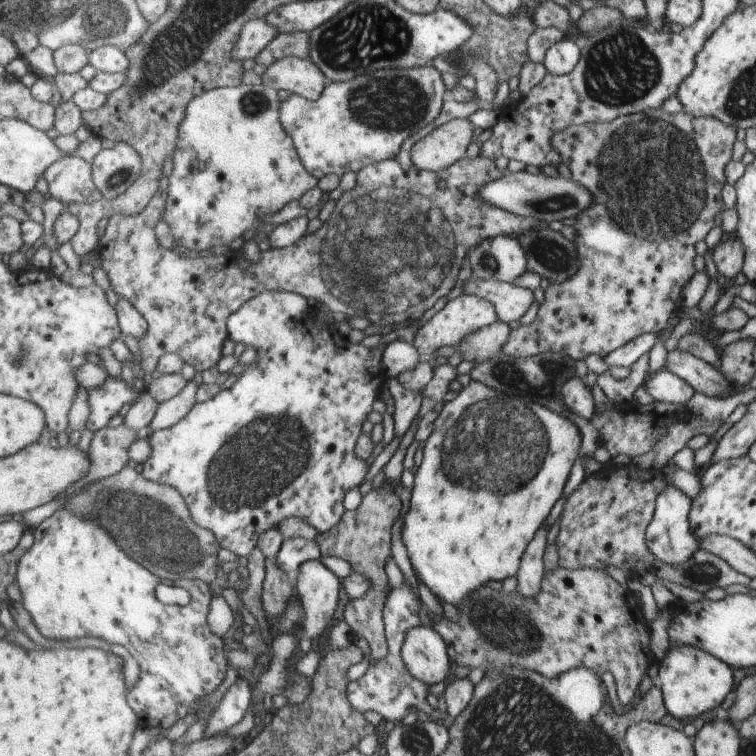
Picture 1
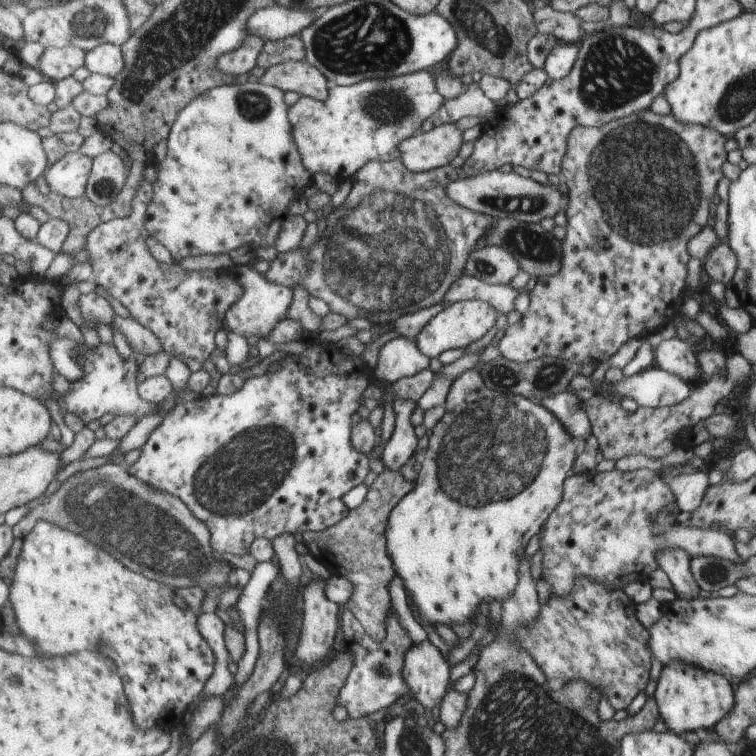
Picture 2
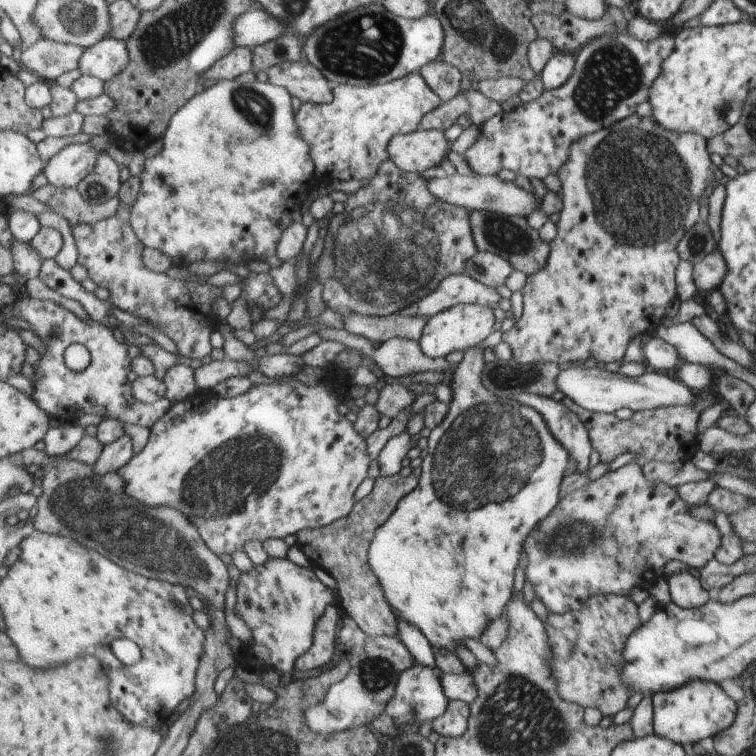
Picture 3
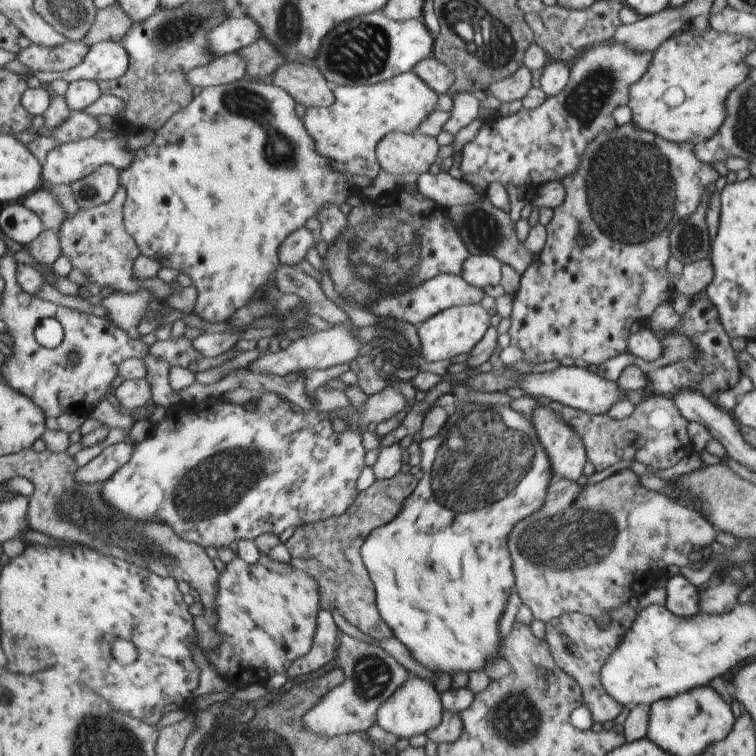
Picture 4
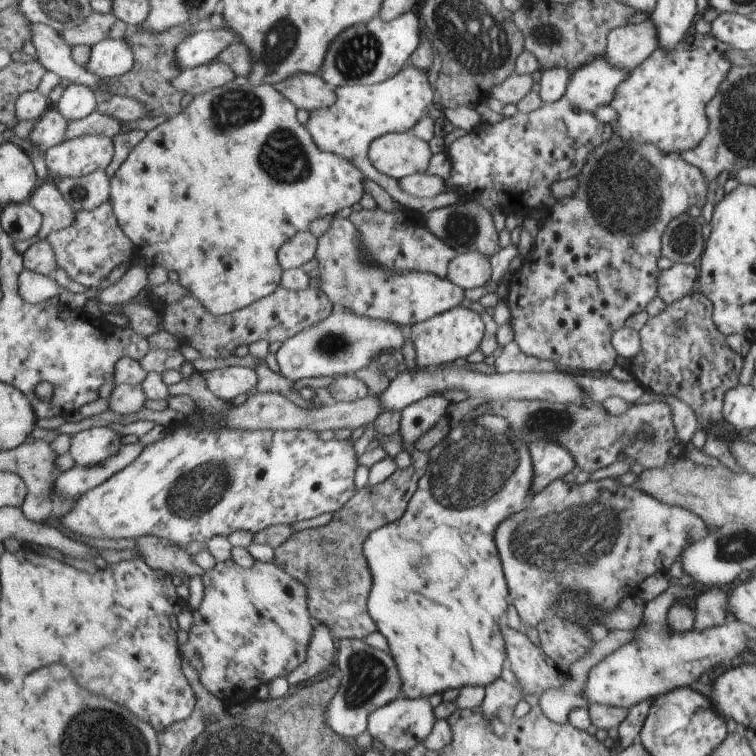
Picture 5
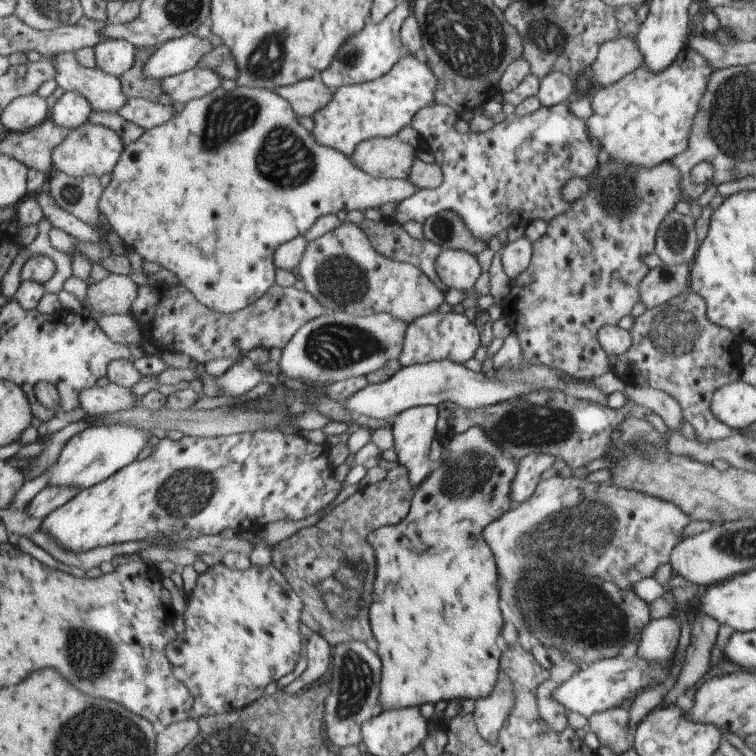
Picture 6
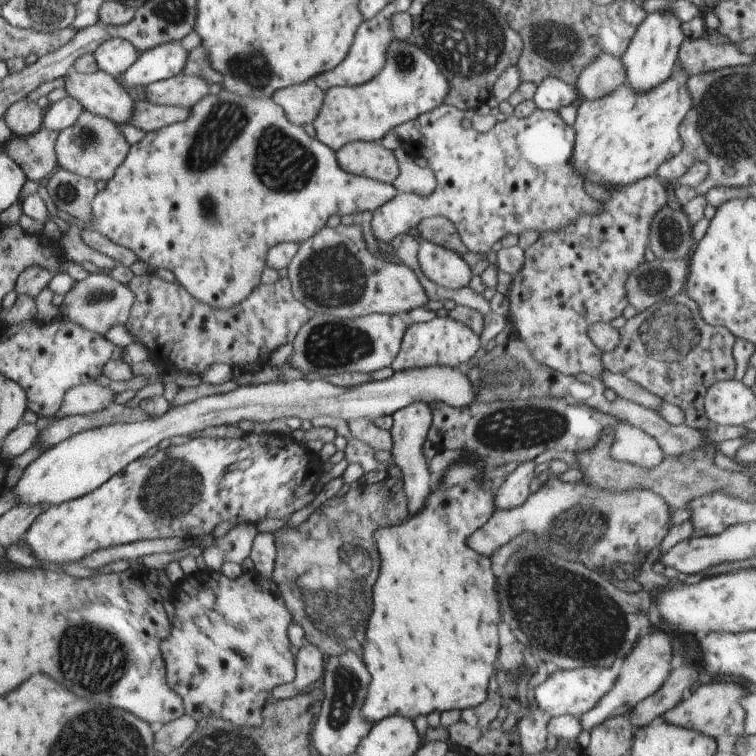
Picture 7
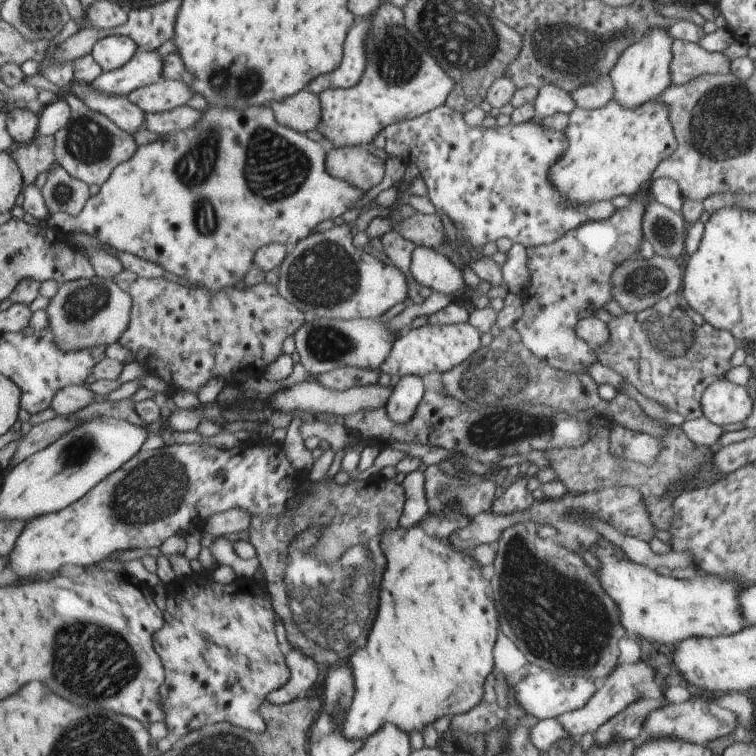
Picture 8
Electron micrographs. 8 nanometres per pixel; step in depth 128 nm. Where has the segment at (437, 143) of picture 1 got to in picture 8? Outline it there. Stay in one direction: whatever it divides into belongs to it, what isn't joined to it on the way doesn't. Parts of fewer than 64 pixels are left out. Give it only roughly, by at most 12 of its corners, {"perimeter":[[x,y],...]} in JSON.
{"perimeter":[[369,146],[327,147],[326,170],[359,190],[383,180]]}

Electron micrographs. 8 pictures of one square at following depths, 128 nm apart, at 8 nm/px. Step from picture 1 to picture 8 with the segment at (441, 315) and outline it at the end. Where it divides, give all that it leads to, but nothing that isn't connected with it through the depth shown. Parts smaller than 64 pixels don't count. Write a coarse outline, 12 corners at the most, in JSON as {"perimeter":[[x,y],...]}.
{"perimeter":[[468,322],[408,328],[379,369],[444,373],[481,344]]}

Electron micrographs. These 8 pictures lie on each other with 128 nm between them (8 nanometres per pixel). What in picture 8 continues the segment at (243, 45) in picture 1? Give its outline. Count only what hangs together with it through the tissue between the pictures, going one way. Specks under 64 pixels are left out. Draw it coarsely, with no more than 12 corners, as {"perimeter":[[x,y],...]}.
{"perimeter":[[163,79],[128,98],[147,113],[185,106],[188,82]]}

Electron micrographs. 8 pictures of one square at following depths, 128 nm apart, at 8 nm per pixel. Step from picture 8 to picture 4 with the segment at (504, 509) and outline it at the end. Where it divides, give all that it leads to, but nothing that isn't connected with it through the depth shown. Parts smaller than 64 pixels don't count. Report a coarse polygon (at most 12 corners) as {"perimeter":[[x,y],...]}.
{"perimeter":[[548,406],[531,416],[557,479],[576,480],[582,441]]}

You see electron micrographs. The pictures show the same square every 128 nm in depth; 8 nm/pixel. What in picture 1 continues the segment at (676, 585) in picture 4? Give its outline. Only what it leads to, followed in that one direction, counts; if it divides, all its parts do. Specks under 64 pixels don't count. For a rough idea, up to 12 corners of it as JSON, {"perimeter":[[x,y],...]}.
{"perimeter":[[667,485],[646,531],[652,556],[665,565],[697,550],[688,528],[690,501]]}

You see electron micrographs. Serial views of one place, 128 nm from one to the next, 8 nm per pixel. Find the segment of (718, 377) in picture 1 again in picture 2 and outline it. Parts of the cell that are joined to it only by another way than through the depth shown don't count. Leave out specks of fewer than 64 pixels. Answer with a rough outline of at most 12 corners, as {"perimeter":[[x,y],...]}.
{"perimeter":[[675,335],[652,352],[652,366],[681,380],[701,376],[695,348]]}

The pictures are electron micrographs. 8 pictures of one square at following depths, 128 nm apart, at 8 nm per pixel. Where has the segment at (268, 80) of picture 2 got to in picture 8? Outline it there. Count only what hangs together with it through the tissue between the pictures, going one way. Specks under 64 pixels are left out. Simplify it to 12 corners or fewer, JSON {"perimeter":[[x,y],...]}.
{"perimeter":[[308,88],[268,107],[299,133],[321,122],[321,102]]}

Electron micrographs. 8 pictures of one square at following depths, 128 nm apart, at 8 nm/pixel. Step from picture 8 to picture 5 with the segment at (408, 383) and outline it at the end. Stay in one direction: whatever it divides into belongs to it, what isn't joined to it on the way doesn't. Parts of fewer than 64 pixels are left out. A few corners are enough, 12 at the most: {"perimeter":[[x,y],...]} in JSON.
{"perimeter":[[430,395],[400,411],[398,434],[413,447],[447,410]]}

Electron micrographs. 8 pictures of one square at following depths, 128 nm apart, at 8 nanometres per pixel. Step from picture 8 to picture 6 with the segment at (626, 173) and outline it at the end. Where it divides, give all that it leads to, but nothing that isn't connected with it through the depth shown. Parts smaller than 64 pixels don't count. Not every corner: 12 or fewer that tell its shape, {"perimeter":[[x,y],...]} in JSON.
{"perimeter":[[685,43],[594,90],[601,158],[653,168],[685,151],[713,68]]}

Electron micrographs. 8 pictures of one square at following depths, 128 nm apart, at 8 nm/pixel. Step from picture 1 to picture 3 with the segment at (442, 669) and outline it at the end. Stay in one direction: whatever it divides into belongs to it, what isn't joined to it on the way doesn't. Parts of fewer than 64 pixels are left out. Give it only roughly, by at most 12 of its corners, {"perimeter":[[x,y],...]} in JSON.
{"perimeter":[[415,663],[385,712],[395,724],[433,722],[447,700],[435,672]]}

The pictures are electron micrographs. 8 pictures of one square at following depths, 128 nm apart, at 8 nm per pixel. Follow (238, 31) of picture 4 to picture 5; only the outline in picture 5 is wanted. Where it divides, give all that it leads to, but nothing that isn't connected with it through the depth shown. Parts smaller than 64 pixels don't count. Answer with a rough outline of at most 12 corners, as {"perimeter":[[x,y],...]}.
{"perimeter":[[225,26],[193,32],[177,46],[187,71],[212,62],[236,38]]}

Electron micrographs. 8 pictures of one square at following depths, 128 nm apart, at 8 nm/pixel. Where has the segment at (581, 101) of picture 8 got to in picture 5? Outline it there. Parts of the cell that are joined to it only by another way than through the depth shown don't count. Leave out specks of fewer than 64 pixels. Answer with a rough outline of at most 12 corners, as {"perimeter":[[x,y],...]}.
{"perimeter":[[649,18],[606,36],[607,65],[625,73],[657,49]]}

